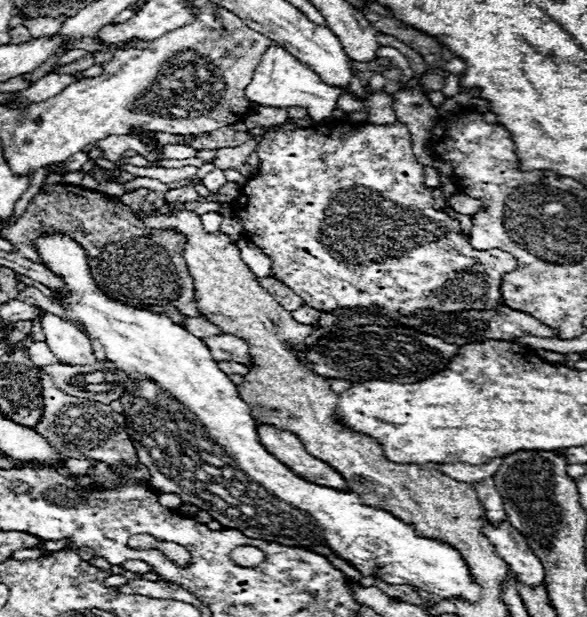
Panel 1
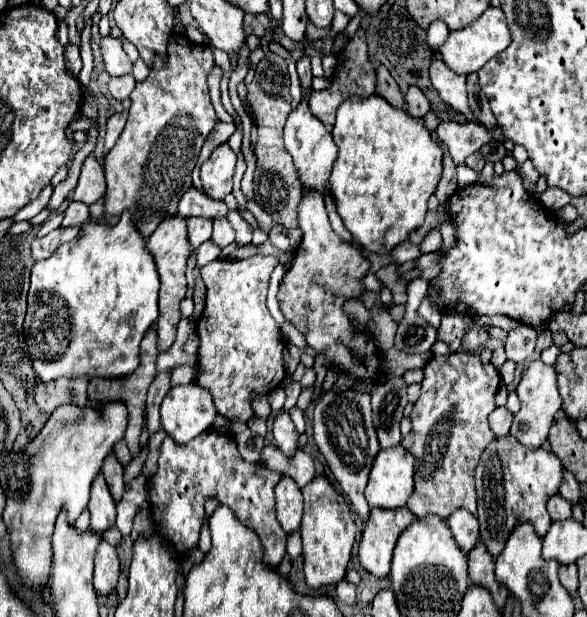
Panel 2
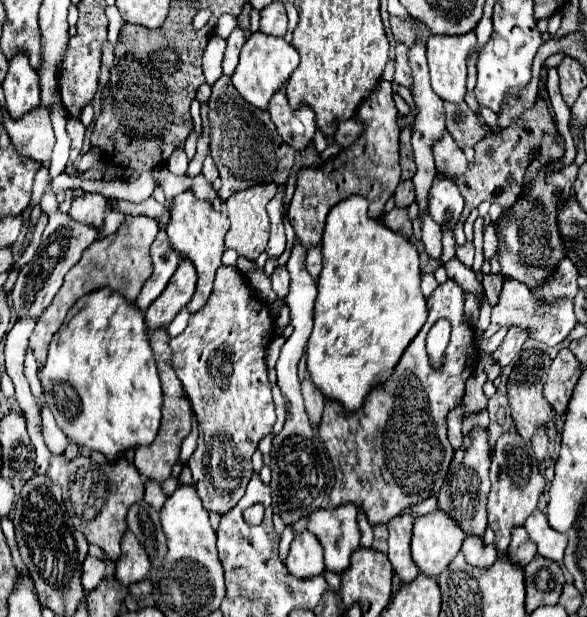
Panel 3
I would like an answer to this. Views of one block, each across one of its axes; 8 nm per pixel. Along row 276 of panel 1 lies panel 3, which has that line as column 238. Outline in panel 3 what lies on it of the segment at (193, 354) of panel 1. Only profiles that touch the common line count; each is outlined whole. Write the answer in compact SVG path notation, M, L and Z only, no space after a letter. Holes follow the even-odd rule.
M256 32L242 46L240 62L232 76L232 84L240 92L240 96L244 96L246 102L250 102L252 106L256 106L260 110L266 110L274 92L278 92L286 86L286 80L292 76L298 62L300 62L300 58L298 58L296 48L292 44L288 44L284 38L266 36L266 34Z

